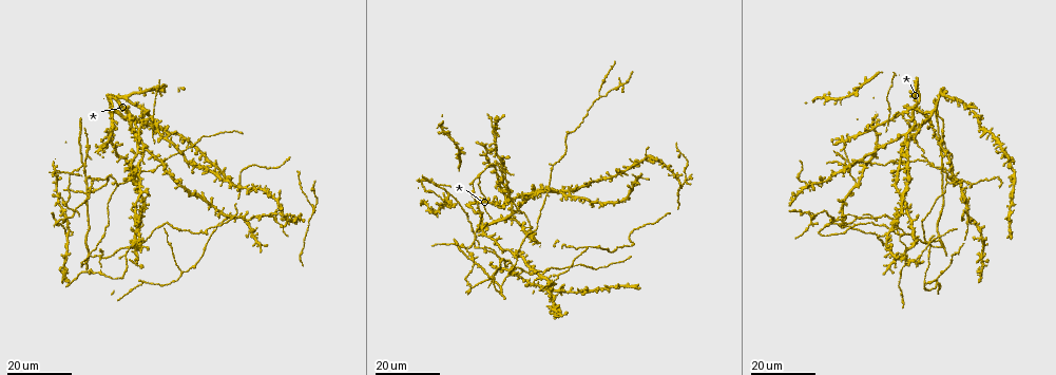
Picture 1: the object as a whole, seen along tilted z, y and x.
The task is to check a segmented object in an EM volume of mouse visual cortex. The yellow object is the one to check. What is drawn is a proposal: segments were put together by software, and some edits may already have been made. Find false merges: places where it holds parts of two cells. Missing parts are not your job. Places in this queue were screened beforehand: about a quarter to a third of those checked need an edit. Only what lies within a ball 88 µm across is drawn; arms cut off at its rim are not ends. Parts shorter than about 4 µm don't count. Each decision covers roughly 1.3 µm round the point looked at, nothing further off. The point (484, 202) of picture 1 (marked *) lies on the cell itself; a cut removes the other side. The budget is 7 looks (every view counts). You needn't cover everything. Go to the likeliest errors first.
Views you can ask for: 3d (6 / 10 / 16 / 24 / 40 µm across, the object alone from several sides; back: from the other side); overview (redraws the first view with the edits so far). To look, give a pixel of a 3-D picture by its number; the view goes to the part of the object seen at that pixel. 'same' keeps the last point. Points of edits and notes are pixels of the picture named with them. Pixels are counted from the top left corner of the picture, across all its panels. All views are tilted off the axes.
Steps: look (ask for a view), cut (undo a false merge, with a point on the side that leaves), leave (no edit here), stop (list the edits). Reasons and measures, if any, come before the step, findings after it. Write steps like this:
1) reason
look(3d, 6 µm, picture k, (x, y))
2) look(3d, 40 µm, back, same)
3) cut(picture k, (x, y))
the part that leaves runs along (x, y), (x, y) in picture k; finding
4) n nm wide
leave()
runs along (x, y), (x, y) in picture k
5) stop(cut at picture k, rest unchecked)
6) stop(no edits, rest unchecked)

arms part here
look(3d, 16 µm, picture 1, (601, 97))

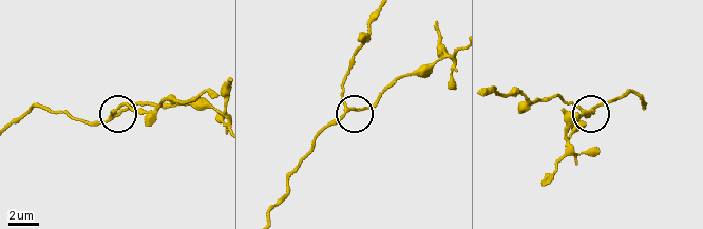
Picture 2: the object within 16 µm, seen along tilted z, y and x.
look(3d, 6 µm, picture 2, (345, 106))

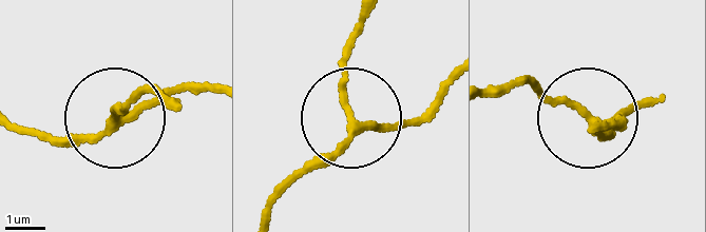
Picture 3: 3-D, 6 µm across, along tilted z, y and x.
side arm 13 µm
leave()
runs along (15, 124), (86, 135), (150, 90) in picture 3; all the same cell

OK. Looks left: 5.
looks like a crossing
look(3d, 16 µm, picture 1, (503, 188))

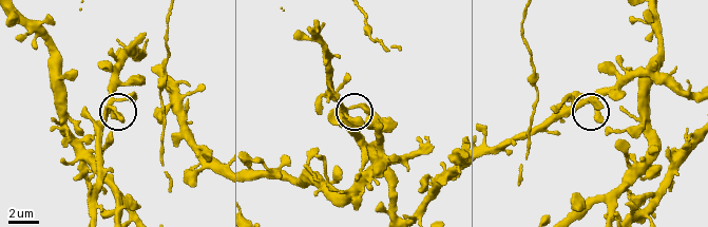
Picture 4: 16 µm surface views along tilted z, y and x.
look(3d, 10 µm, picture 4, (343, 110))

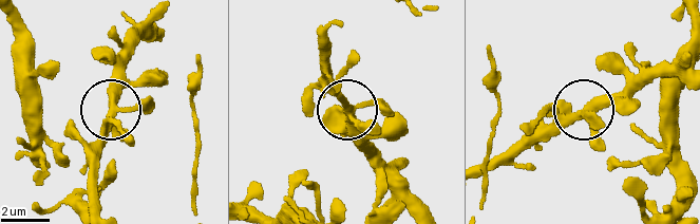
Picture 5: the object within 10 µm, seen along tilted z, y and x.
4 arms
leave()
one cell here

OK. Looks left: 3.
looks like a crossing
look(3d, 16 µm, picture 1, (140, 227))

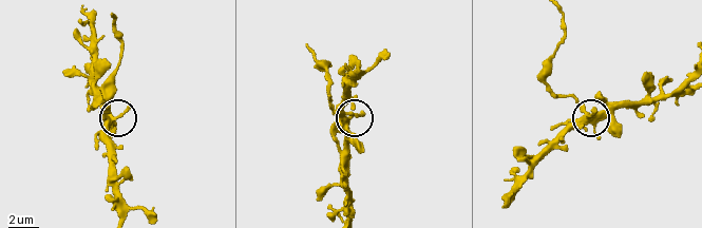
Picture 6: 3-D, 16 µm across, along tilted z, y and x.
closer look
look(3d, 6 µm, picture 6, (583, 113))

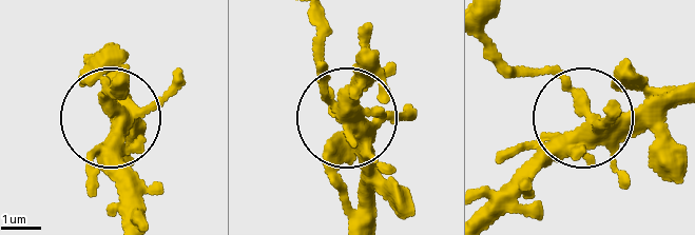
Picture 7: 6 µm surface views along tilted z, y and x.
other side
look(3d, 6 µm, back, picture 7, (587, 123))

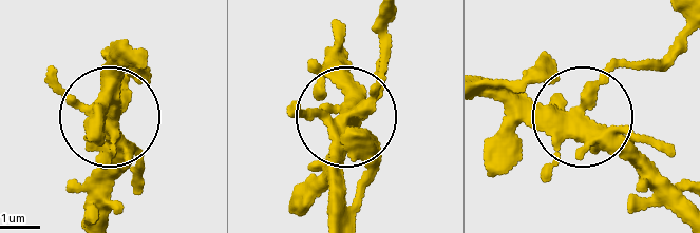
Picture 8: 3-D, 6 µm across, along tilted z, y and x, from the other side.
cut(picture 8, (384, 37))
the part that leaves runs along (374, 92), (383, 17) in picture 8; a second cell is stuck on

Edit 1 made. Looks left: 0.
stop(cut at picture 8, rest unchecked)

